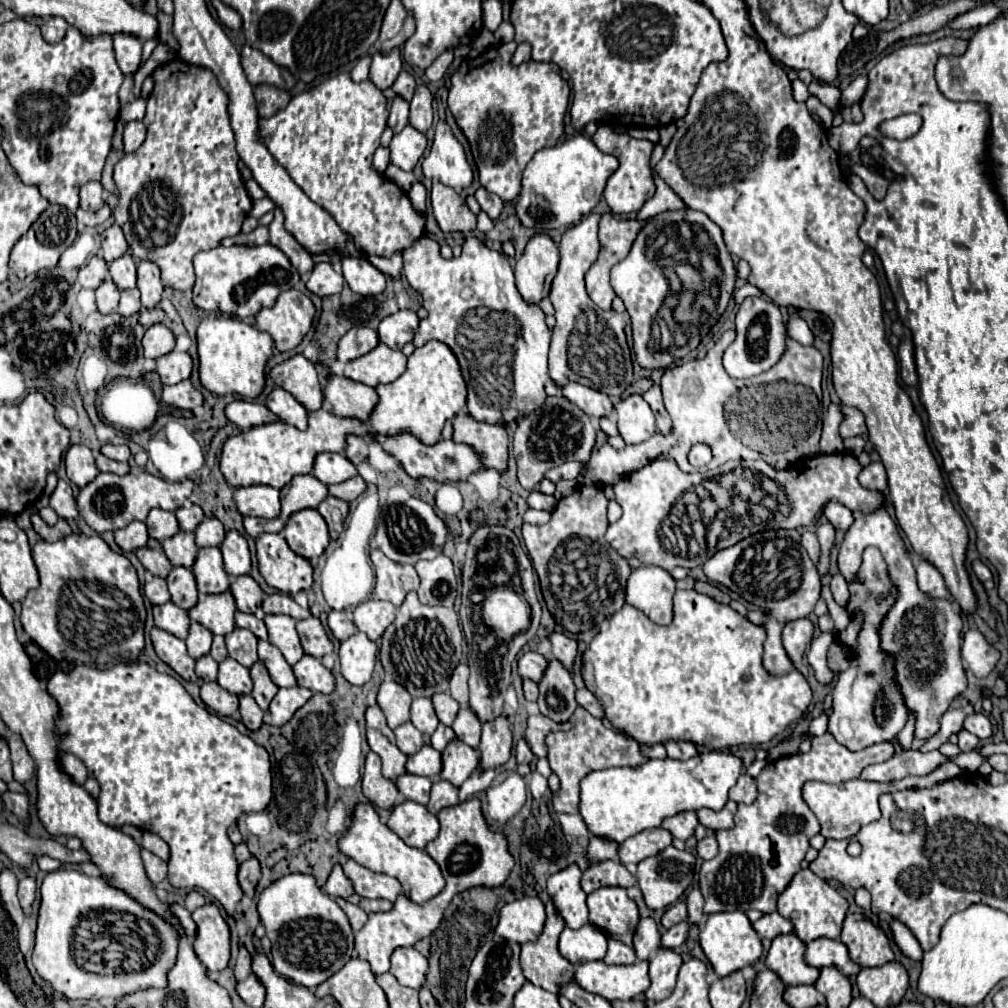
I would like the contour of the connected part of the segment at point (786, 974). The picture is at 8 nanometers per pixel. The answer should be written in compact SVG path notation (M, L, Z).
M795 933L779 935L773 939L771 949L765 957L767 969L777 973L785 985L813 985L819 969L809 967L803 959L805 943Z

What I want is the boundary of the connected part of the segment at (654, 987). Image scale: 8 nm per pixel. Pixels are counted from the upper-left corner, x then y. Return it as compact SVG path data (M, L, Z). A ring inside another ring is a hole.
M657 949L651 959L649 959L649 975L651 975L651 985L645 991L645 997L649 1001L663 1001L667 999L677 981L677 971L681 967L681 955L671 951L671 949Z

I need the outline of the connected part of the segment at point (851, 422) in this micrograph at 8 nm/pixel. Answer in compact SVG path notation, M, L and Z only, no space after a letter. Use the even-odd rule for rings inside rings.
M843 407L845 411L845 421L841 423L841 437L855 437L855 435L867 435L867 425L865 425L865 415L855 409L855 407Z

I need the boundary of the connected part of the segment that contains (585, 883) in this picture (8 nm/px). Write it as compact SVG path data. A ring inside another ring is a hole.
M601 861L601 863L589 865L589 869L581 877L583 891L591 893L605 885L617 885L627 889L635 885L635 877L627 871L623 863L617 863L617 861Z

